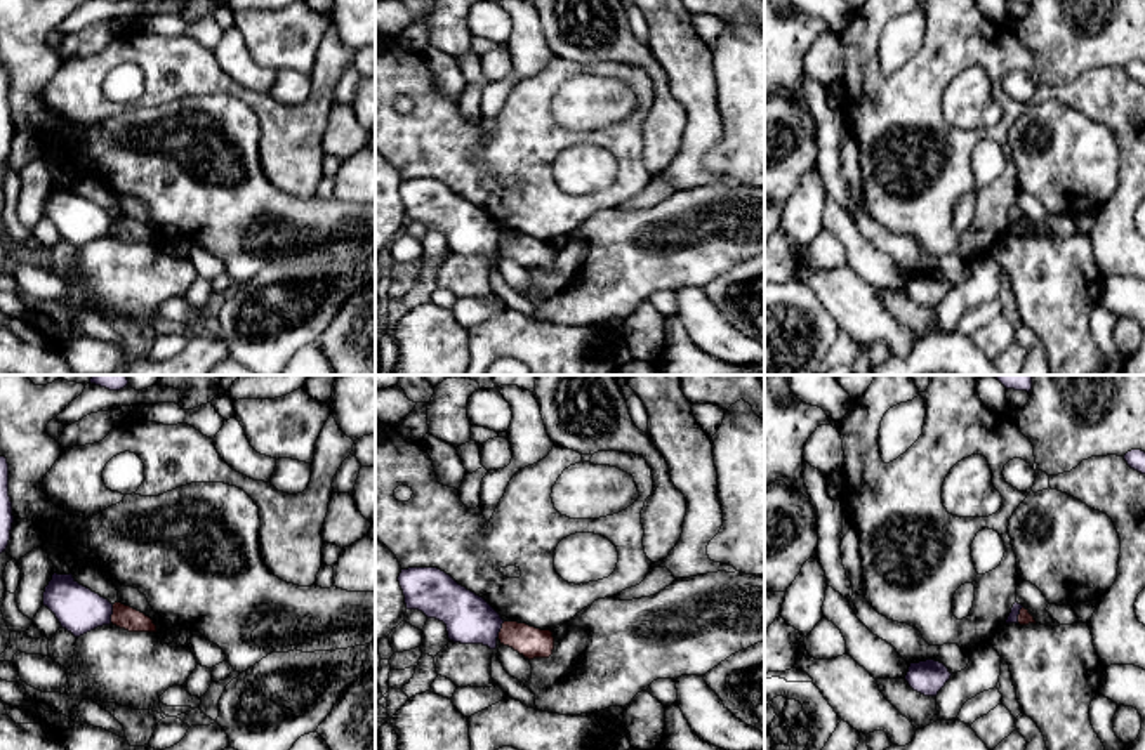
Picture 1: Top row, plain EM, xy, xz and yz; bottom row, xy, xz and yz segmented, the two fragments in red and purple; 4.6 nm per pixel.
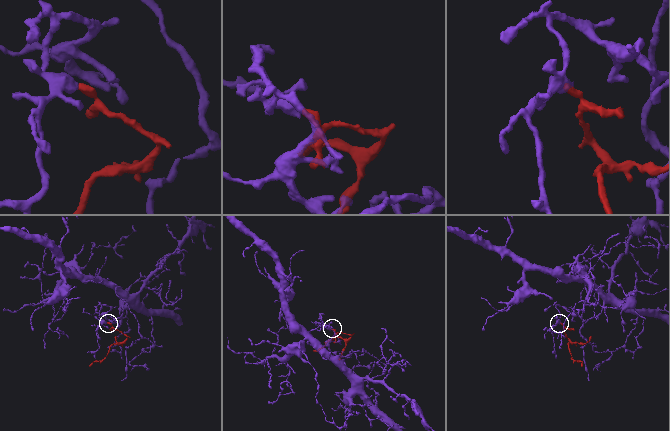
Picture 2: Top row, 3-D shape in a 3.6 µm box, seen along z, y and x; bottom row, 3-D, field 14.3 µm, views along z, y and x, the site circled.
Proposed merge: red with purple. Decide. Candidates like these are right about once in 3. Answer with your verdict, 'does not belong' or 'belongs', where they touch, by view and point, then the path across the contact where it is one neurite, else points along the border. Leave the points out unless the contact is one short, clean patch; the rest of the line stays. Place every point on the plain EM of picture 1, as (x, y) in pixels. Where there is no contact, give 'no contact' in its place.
does not belong | xy (113, 224) | along xy (113, 216), (110, 233)

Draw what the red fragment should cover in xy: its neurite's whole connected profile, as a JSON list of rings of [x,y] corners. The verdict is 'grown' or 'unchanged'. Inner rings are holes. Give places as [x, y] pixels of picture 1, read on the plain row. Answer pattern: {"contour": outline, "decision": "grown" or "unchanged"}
{"contour": [[[122,214],[113,215],[111,234],[129,243],[156,243],[149,227]]], "decision": "unchanged"}

